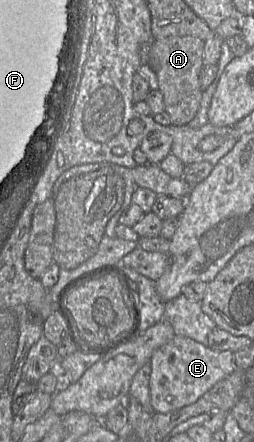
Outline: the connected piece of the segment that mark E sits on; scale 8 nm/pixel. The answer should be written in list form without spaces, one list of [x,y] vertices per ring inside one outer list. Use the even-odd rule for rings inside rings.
[[[175,335],[150,358],[150,398],[153,413],[168,413],[196,402],[217,382],[236,370],[234,352],[215,351],[191,338]]]

